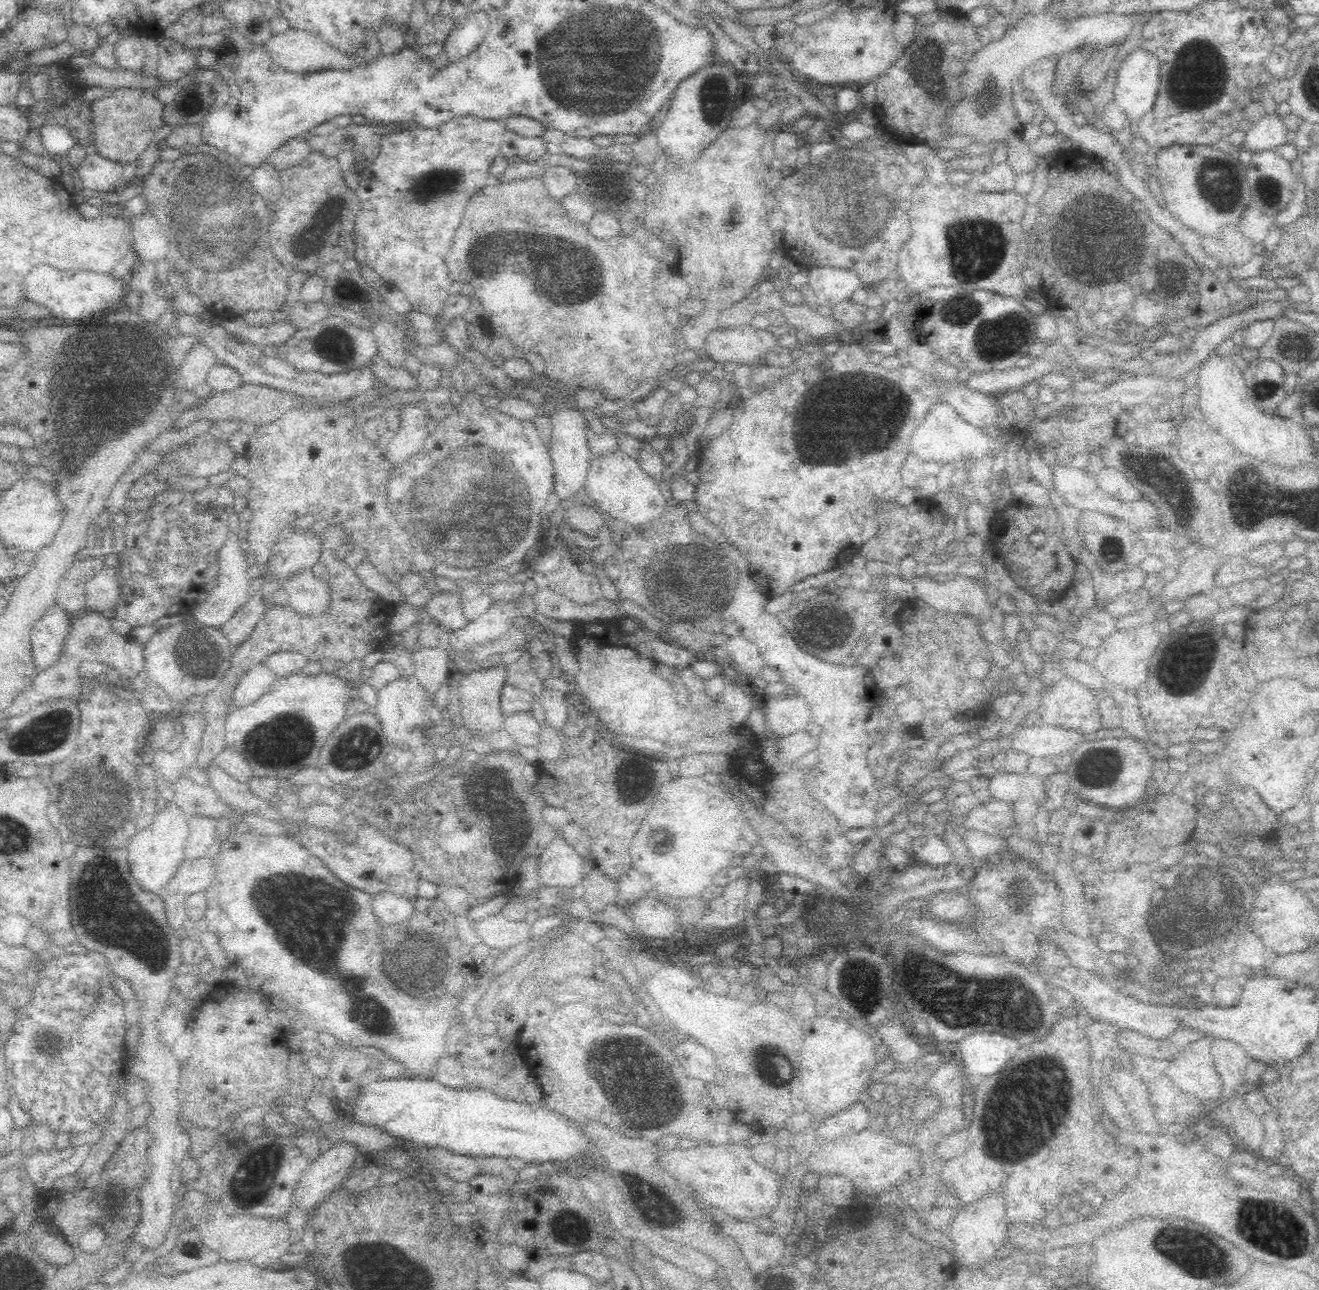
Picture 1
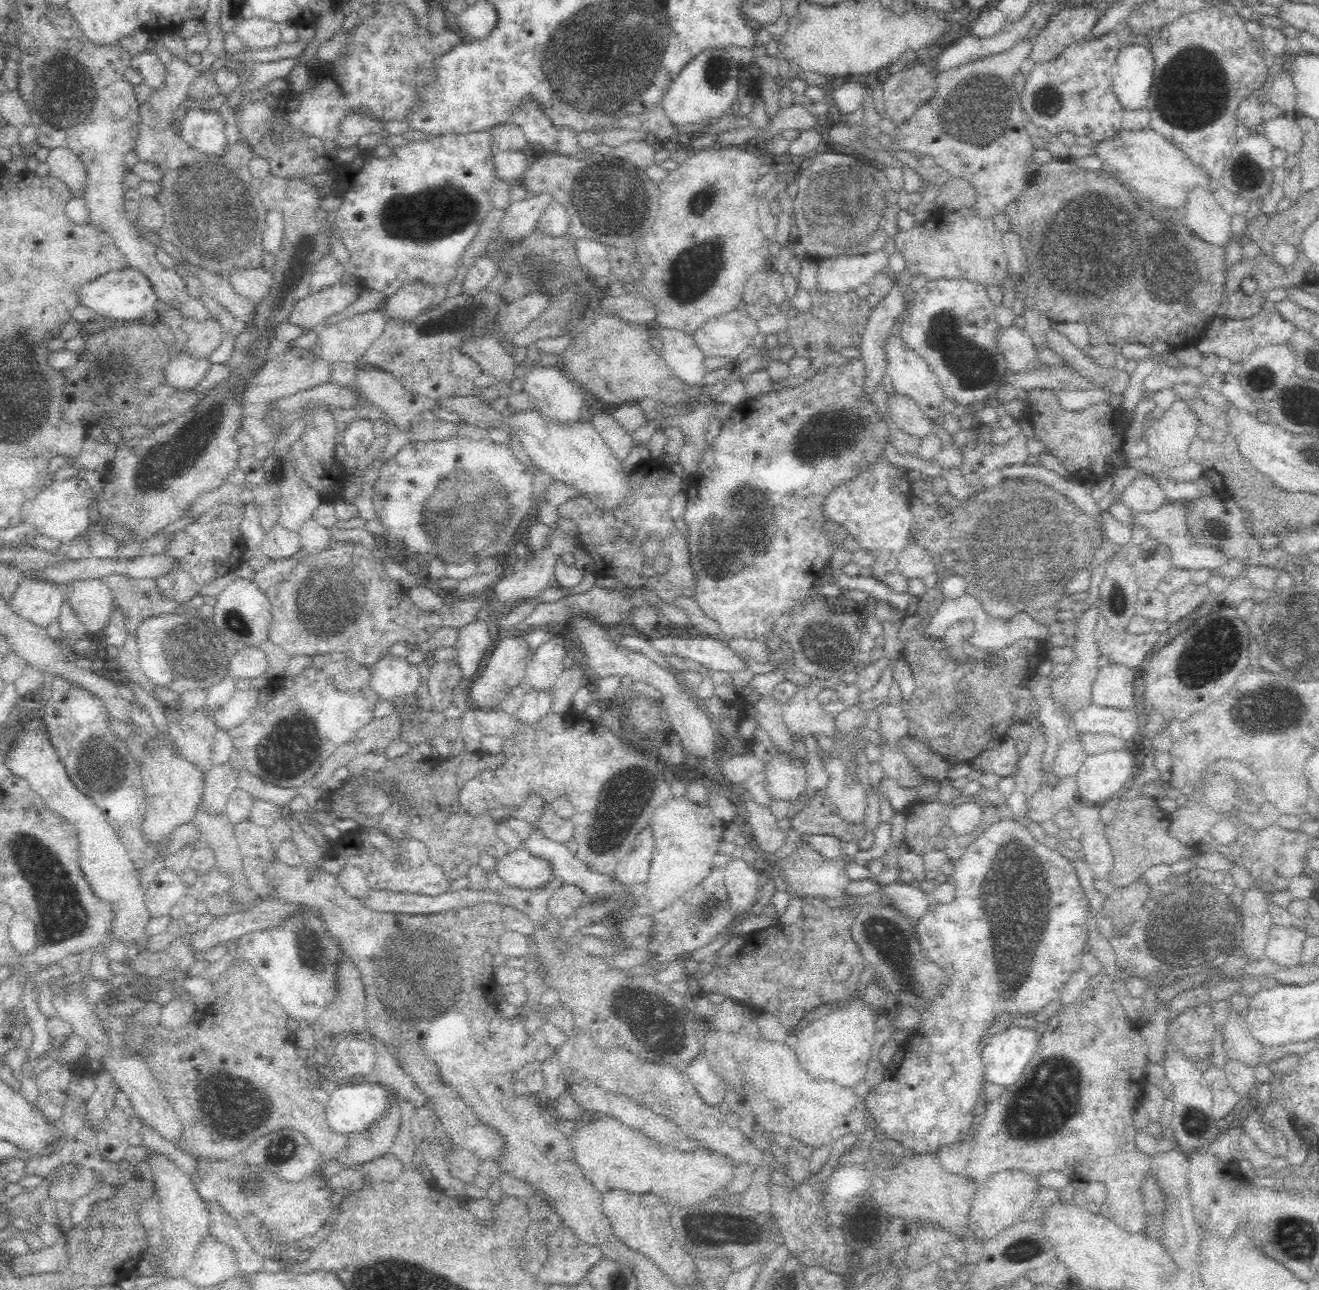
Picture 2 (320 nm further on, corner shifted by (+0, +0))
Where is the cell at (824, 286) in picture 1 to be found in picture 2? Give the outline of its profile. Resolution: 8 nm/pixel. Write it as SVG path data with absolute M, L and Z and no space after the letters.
M876 250L870 254L840 254L819 259L815 280L817 292L844 293L866 289L869 282L888 264L888 254Z

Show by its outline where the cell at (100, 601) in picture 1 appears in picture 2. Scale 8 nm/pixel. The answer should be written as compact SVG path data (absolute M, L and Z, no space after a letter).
M82 579L68 582L64 586L65 598L70 601L87 635L100 637L114 610L115 598L105 579Z

